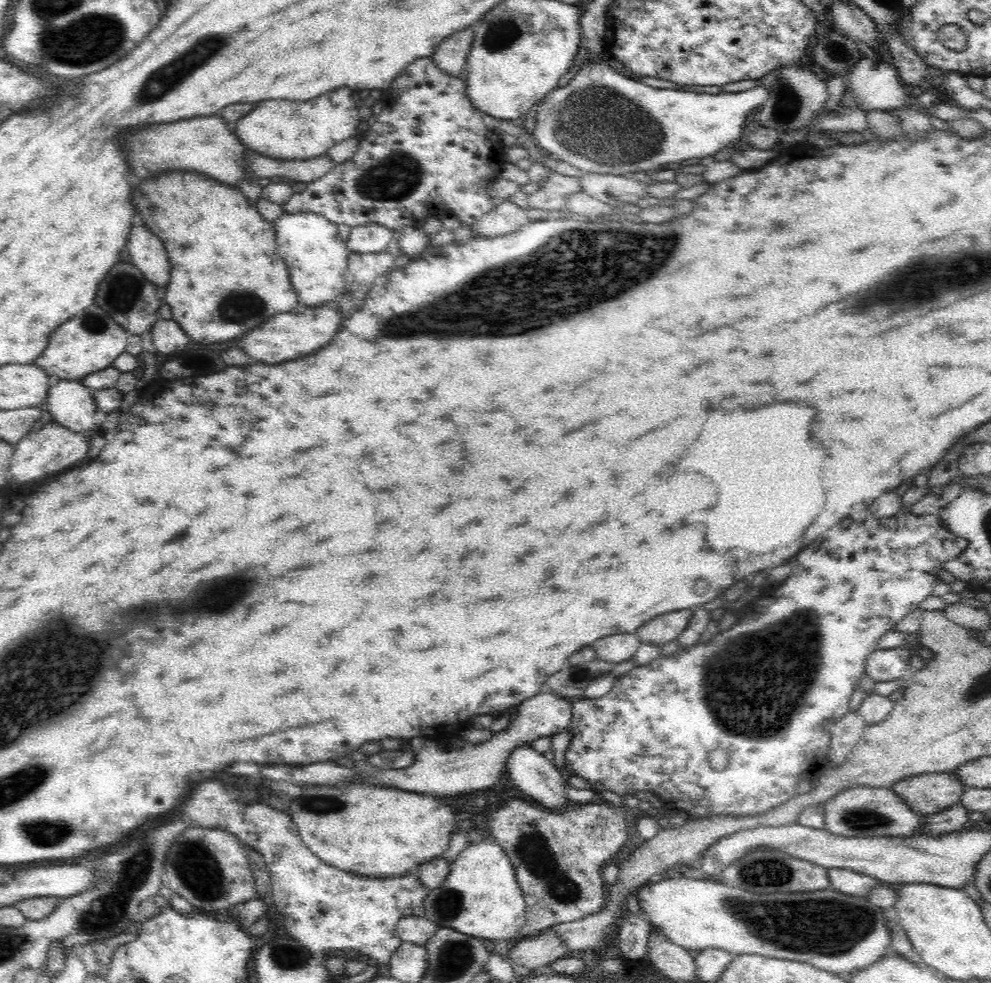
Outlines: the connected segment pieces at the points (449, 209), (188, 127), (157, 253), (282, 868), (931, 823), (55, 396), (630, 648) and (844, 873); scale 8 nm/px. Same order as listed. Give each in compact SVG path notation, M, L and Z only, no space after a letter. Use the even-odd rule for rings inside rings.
M431 57L416 59L414 62L410 62L406 68L400 72L398 78L392 82L390 89L383 98L385 102L385 110L378 112L377 119L370 128L363 132L360 137L358 150L356 154L350 157L343 163L336 163L334 168L327 172L322 178L309 182L307 187L299 193L293 193L290 196L290 200L286 200L286 204L282 204L284 212L296 213L296 212L314 212L320 216L324 216L330 223L334 225L348 225L350 228L356 226L363 226L366 224L380 224L386 228L392 229L394 232L404 226L419 226L428 217L445 218L449 216L456 216L462 221L462 224L473 226L484 214L488 214L490 210L494 210L494 205L491 203L491 196L488 193L489 184L494 178L500 175L505 164L505 146L502 141L499 131L492 131L484 125L484 118L482 118L482 111L478 111L470 97L466 94L466 83L464 77L450 76L446 74L442 69L434 64Z
M202 116L174 124L160 124L136 128L126 138L126 154L134 174L128 178L132 184L150 180L162 172L197 172L220 184L236 186L242 180L253 179L246 173L246 146L240 144L236 131L221 116Z
M138 214L138 222L132 226L132 232L128 238L128 252L130 252L131 263L142 272L144 278L163 291L171 278L170 257L162 240L142 224L142 214Z
M216 780L200 782L196 788L192 788L188 798L178 804L178 812L184 812L198 826L218 828L234 834L244 846L256 850L262 856L271 874L276 914L282 918L286 932L304 948L308 948L310 954L320 956L322 960L328 956L328 952L332 954L338 950L356 950L367 954L374 962L388 964L403 941L396 932L398 920L409 916L424 916L424 902L430 890L422 886L416 872L398 877L358 876L326 864L302 842L298 828L288 812L278 811L268 804L254 803L251 806L240 801L234 802L228 798L224 786Z
M962 803L955 804L938 814L927 815L927 824L923 825L921 835L942 835L961 831L970 822L968 813L971 812Z
M60 380L58 384L52 384L48 396L44 400L43 407L50 412L52 420L74 432L83 433L96 428L94 414L97 411L97 404L90 389L83 386L80 380L78 382Z
M637 632L614 634L614 636L606 636L606 638L596 640L592 644L592 648L595 650L598 659L618 664L633 658L641 643Z
M828 869L828 879L835 891L864 899L869 895L871 888L883 884L880 880L850 869Z

